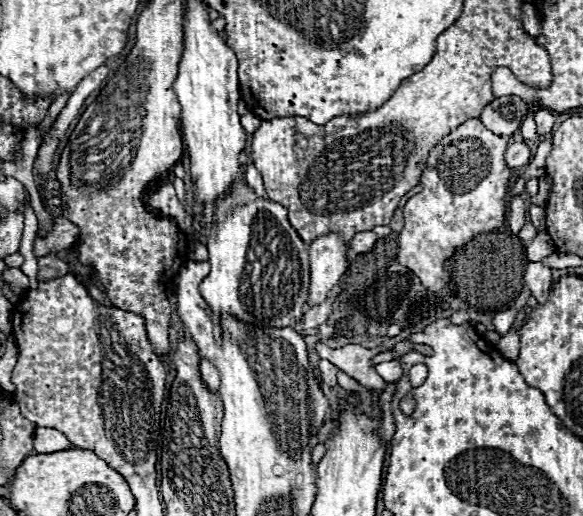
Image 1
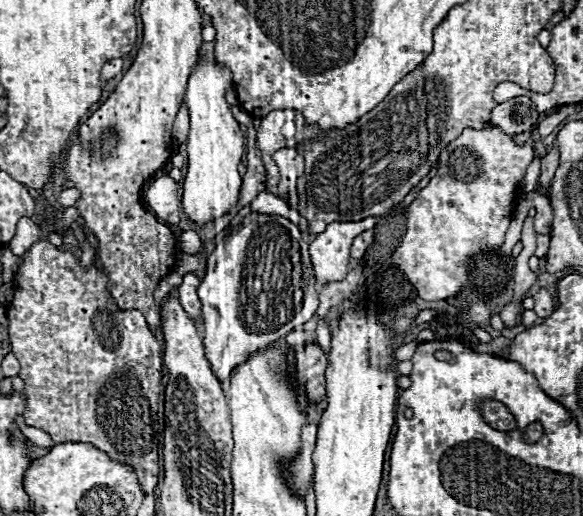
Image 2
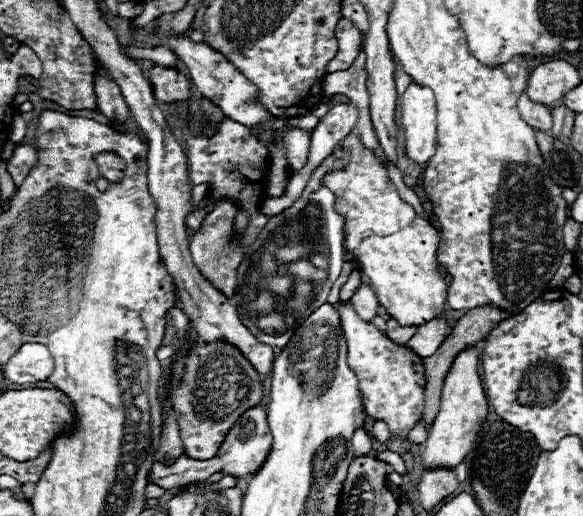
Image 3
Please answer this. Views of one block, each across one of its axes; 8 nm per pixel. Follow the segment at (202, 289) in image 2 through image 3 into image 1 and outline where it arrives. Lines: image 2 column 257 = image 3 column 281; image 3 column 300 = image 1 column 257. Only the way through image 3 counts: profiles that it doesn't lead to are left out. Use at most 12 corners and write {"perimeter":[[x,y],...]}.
{"perimeter":[[242,178],[206,230],[200,294],[242,322],[308,312],[308,248]]}

